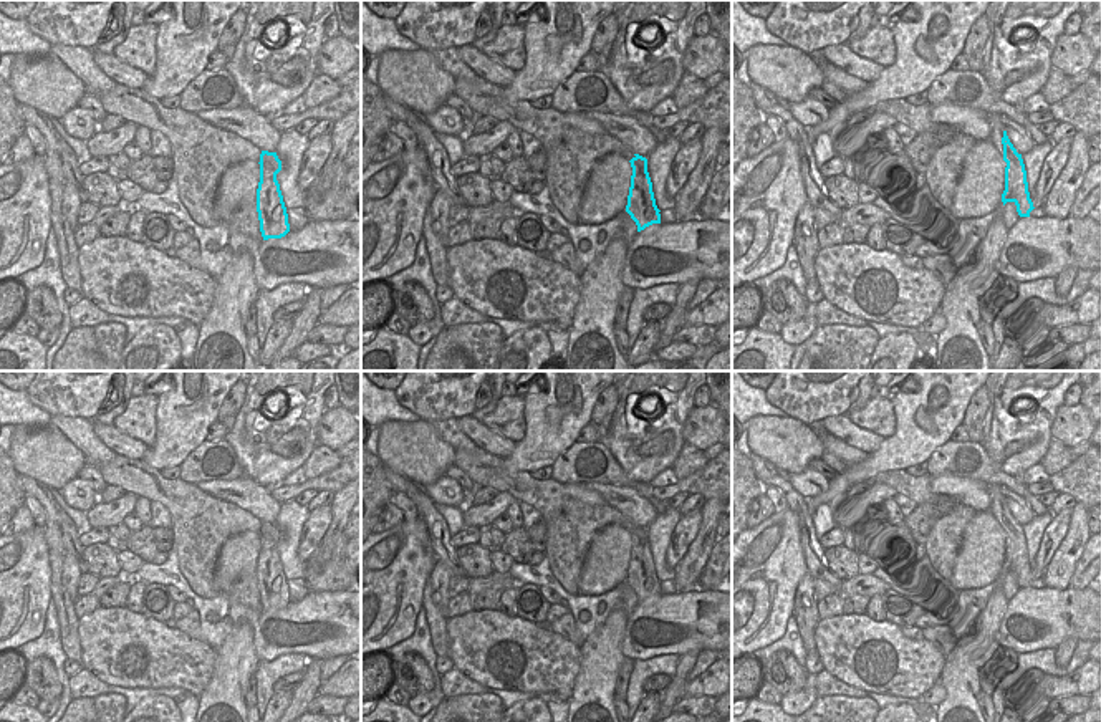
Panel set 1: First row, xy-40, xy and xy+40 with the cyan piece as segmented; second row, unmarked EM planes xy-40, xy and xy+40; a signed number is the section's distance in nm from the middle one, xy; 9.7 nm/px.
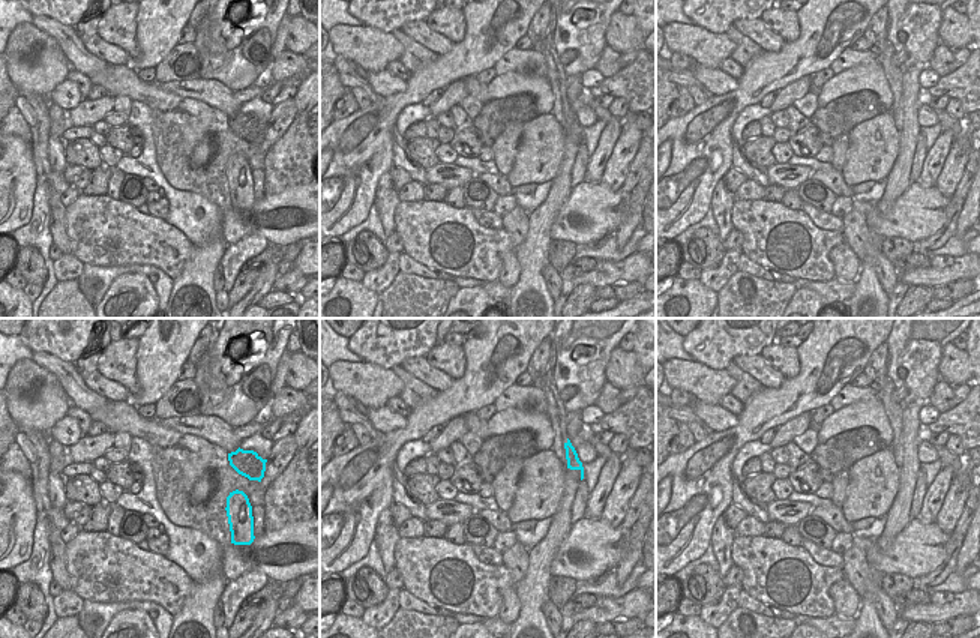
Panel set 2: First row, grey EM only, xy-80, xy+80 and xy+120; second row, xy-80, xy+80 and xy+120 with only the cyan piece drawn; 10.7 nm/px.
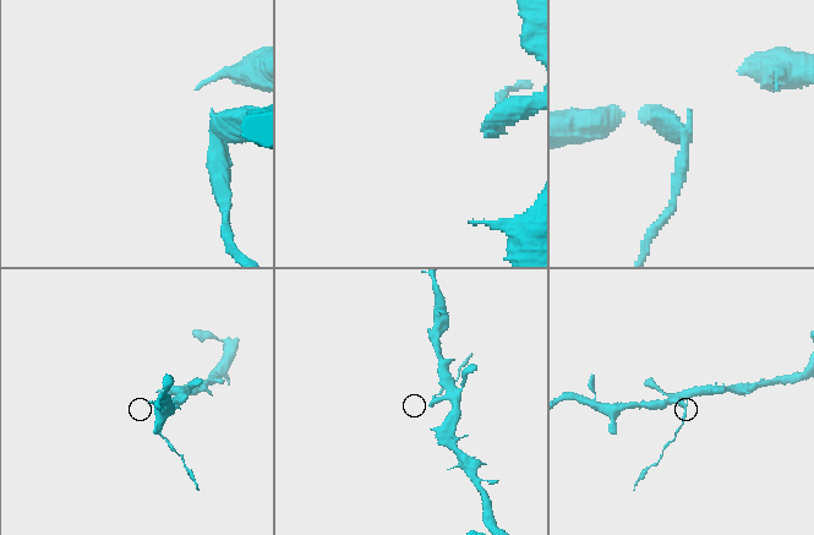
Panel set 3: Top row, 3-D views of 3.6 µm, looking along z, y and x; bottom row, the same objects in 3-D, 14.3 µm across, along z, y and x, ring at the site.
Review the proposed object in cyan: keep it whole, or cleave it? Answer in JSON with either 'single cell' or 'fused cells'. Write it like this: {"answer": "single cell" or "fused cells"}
{"answer": "fused cells"}

